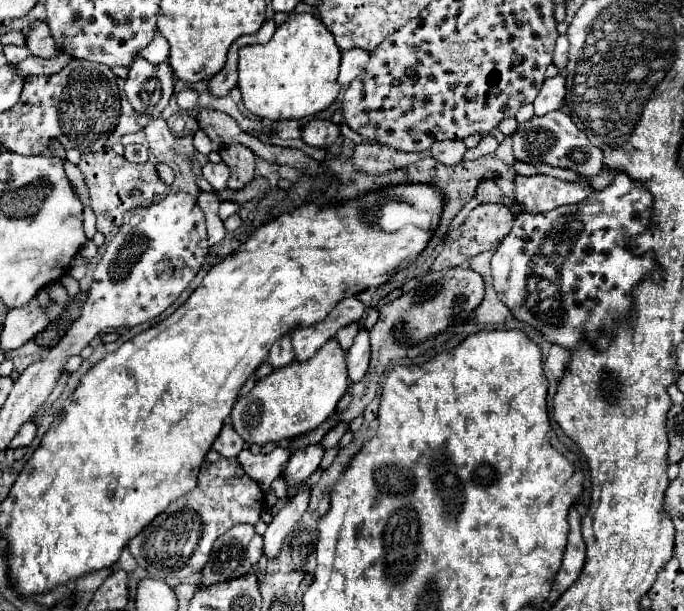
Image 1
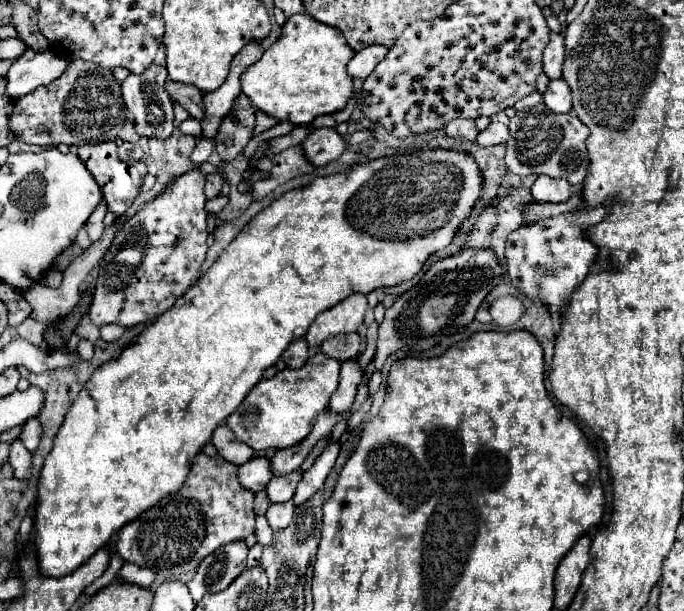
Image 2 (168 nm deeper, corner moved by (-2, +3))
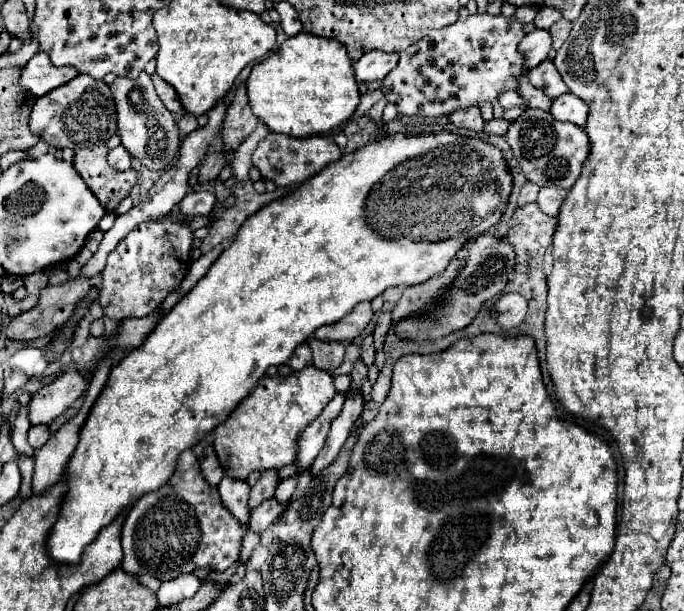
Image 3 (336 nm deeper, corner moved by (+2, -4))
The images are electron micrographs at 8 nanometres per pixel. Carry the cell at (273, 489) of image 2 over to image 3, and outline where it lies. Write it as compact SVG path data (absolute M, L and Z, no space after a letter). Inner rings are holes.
M267 499L267 501L261 503L257 509L251 511L251 517L249 517L249 529L255 531L255 533L261 533L261 531L267 529L273 521L279 519L281 509L283 509L283 507L281 507L275 499Z

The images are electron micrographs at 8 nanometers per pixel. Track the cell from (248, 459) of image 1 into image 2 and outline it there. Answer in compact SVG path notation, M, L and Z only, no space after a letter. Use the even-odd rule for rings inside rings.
M263 456L251 458L239 466L239 482L253 492L263 490L271 478L271 460Z

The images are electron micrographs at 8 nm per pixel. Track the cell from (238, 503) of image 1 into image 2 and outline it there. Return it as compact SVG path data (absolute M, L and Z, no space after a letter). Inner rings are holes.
M199 452L183 488L129 522L117 534L115 548L125 562L149 568L161 576L179 576L195 570L201 560L219 546L247 538L255 530L253 502L255 492L247 492L247 488L239 484L237 464Z

